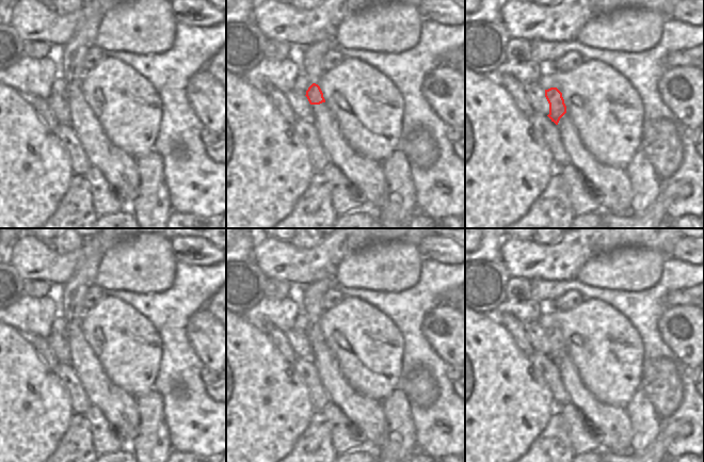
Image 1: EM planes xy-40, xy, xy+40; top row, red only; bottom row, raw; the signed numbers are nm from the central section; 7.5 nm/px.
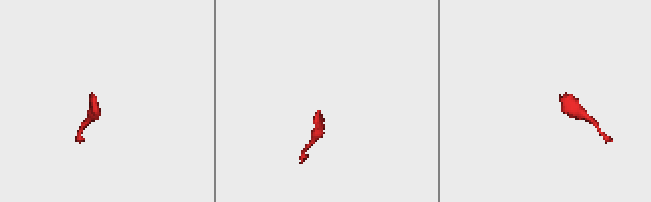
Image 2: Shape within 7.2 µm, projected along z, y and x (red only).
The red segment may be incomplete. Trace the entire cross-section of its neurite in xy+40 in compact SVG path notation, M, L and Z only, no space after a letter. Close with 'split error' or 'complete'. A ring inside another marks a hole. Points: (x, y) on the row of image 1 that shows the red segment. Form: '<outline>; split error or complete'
M550 87L545 90L545 97L549 103L549 114L547 116L558 125L560 118L566 113L562 93L557 87Z; complete

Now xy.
M324 38L295 51L295 57L302 67L302 74L313 83L305 95L310 105L325 102L323 93L318 84L323 74L323 57L330 51L333 45L333 39Z; split error

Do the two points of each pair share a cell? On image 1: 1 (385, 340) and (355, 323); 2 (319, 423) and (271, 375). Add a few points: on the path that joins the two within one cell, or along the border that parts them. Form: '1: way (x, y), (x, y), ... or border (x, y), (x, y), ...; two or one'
1: way (378, 340), (372, 340), (363, 331); one
2: border (316, 411), (306, 429), (299, 437); two

